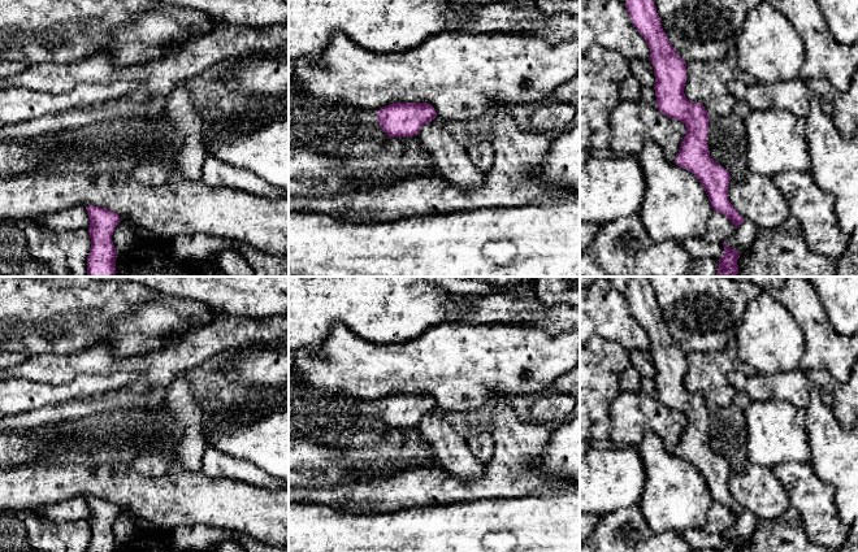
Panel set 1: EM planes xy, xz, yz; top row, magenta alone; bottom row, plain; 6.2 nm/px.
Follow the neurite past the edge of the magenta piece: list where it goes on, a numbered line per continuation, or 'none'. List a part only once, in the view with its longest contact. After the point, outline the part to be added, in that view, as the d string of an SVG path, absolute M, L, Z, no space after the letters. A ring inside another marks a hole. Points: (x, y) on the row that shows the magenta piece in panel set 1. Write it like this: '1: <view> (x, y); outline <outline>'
none

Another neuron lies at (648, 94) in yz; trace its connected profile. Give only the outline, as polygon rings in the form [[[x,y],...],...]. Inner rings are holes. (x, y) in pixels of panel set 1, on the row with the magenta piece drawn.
[[[642,86],[641,88],[641,99],[649,104],[650,107],[656,107],[656,96],[655,90],[651,86]]]

